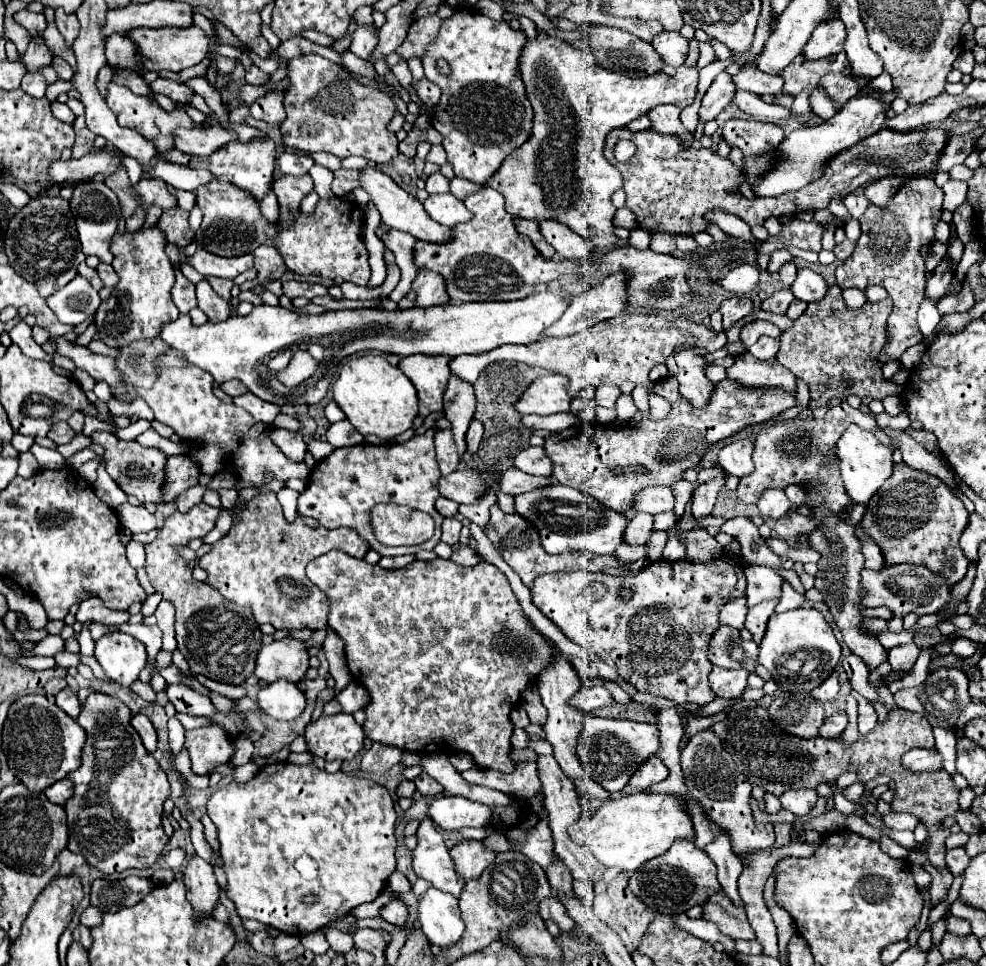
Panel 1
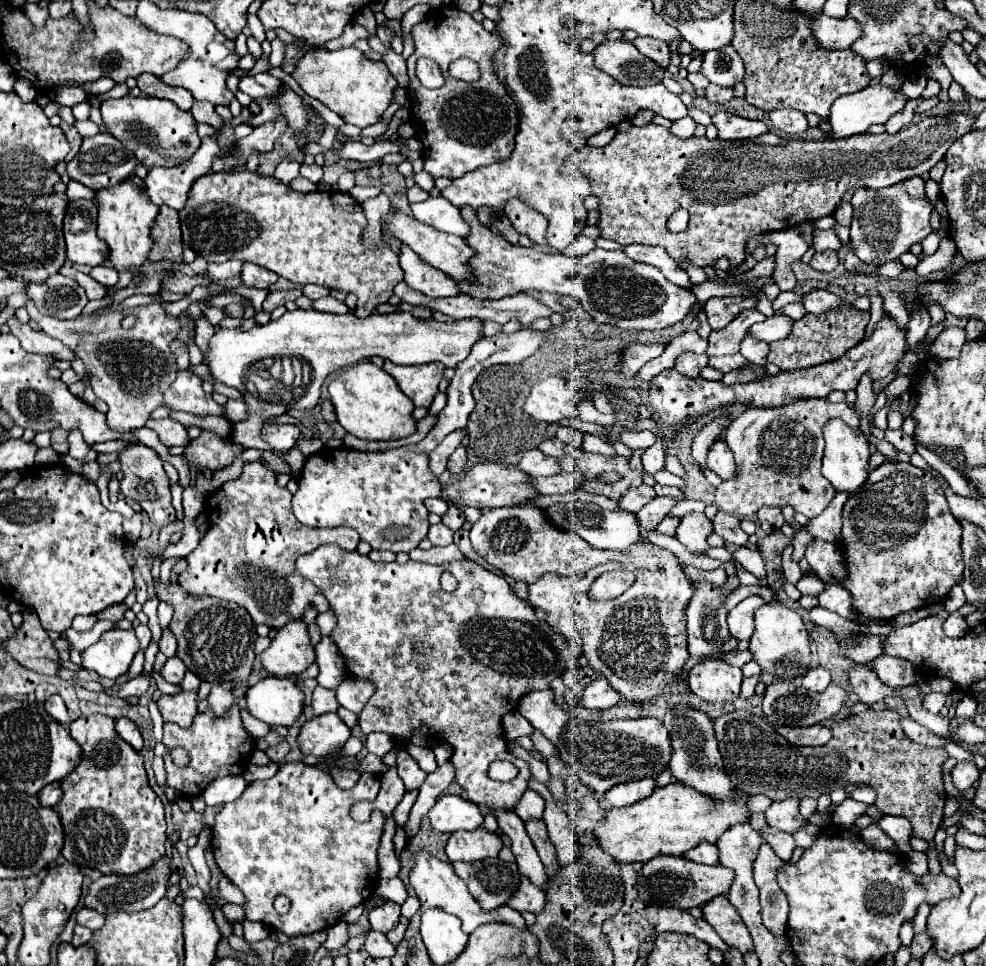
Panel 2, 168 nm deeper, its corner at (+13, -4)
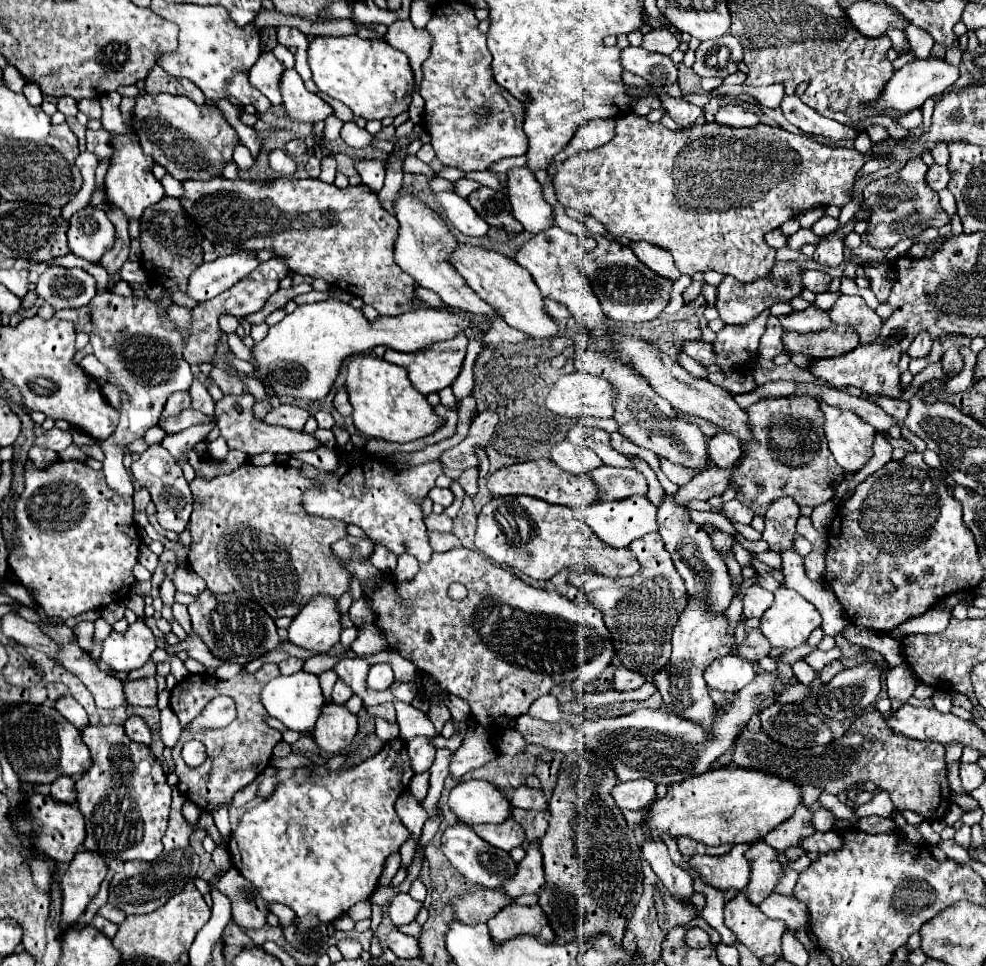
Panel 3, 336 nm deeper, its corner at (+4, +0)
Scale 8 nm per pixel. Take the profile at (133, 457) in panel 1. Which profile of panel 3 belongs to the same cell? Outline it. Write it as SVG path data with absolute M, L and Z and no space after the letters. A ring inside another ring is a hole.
M153 445L141 453L139 461L131 465L131 473L135 481L151 493L153 503L157 507L159 525L167 531L171 529L171 531L183 533L183 529L189 525L189 517L193 511L193 499L191 499L191 489L183 477L183 471L179 463L173 459L173 455L163 445Z

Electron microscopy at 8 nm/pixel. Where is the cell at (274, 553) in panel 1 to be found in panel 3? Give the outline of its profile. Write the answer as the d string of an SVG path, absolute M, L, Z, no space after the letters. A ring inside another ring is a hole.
M251 463L241 465L237 471L229 475L219 475L211 481L195 481L189 483L193 497L197 497L203 505L195 509L191 515L191 555L189 567L205 579L207 589L211 593L239 593L245 599L259 603L273 619L277 617L295 617L305 603L309 603L315 595L329 595L339 599L347 587L347 571L339 571L335 563L327 563L323 559L323 551L329 551L331 545L339 539L347 537L347 525L337 519L323 519L315 515L305 515L301 505L301 495L307 487L315 483L313 479L305 479L299 469L289 465L267 465L255 467Z

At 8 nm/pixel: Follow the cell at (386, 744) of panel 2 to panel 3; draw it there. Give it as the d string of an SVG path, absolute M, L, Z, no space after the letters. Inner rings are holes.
M383 703L383 705L367 707L367 712L370 715L385 719L387 723L395 723L395 708L391 703Z

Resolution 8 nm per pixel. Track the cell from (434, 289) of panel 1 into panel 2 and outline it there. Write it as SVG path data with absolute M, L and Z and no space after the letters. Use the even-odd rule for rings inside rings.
M400 245L398 259L404 271L404 281L412 289L428 297L454 297L460 293L460 287L452 277L424 263L408 245Z

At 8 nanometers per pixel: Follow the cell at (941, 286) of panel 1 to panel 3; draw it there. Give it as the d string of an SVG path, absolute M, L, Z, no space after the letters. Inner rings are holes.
M923 331L913 339L907 353L909 353L909 357L925 357L925 355L929 355L929 351L931 351L931 335L927 331Z

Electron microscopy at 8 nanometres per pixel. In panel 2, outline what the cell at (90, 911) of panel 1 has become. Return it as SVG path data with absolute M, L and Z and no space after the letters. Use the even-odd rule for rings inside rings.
M84 907L84 909L80 909L80 911L76 913L76 921L78 921L78 925L84 925L84 927L88 927L88 929L96 931L98 927L102 927L104 917L102 917L102 915L98 915L98 911Z

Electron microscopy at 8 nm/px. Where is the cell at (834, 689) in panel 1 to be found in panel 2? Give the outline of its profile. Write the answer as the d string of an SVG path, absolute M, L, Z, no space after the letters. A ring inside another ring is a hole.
M824 667L810 669L810 671L804 675L802 685L804 685L808 691L822 693L822 691L824 691L824 689L830 685L830 673L828 673Z

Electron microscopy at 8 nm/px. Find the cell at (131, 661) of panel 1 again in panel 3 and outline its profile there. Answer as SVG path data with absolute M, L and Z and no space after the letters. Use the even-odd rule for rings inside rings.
M135 621L125 633L109 633L103 643L101 661L115 671L133 671L143 667L155 651L155 635L143 621Z

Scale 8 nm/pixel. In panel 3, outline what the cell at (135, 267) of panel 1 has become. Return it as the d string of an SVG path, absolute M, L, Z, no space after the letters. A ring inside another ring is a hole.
M113 135L113 147L115 147L115 159L109 165L109 171L105 175L105 193L107 193L107 205L111 209L121 211L127 219L141 219L147 207L159 203L163 199L165 191L161 183L153 177L151 167L153 159L147 157L141 147L137 137L125 137L125 135Z

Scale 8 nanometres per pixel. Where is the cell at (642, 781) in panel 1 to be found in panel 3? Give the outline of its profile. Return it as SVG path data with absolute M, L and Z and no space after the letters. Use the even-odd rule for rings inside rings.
M637 779L631 783L617 783L611 791L619 809L643 809L655 801L657 785L651 779Z

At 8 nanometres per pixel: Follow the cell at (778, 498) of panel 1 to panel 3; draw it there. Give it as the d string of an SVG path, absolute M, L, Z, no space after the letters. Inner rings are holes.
M783 497L765 513L765 531L763 539L769 543L769 549L781 553L793 545L795 539L795 523L799 519L799 507L795 501Z

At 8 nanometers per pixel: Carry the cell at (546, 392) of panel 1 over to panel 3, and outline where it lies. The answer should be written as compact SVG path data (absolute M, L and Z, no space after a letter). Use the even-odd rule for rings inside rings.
M573 371L561 375L549 391L545 405L561 417L611 417L613 415L613 387L595 375Z

